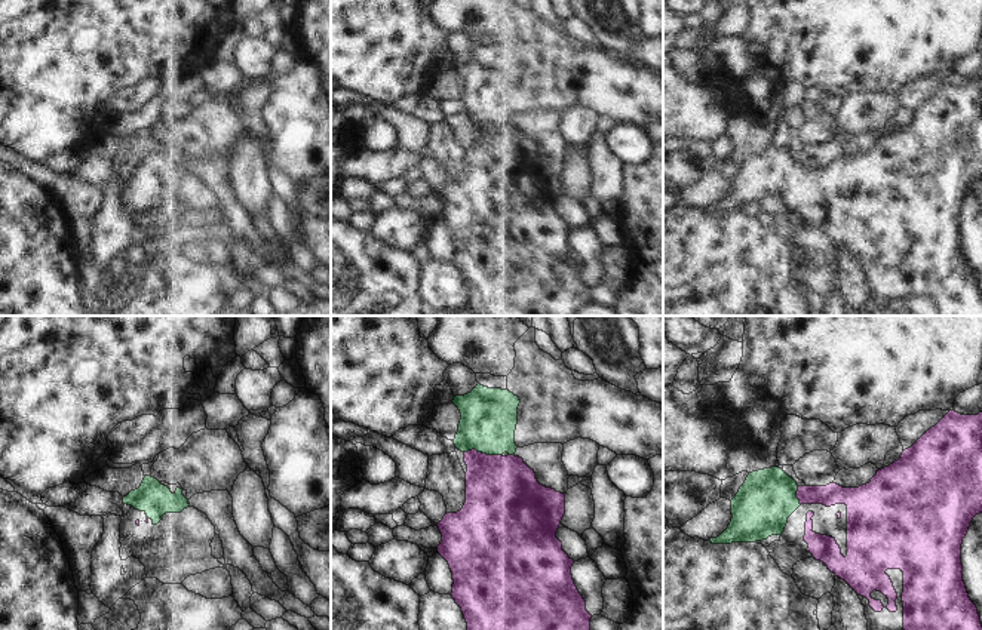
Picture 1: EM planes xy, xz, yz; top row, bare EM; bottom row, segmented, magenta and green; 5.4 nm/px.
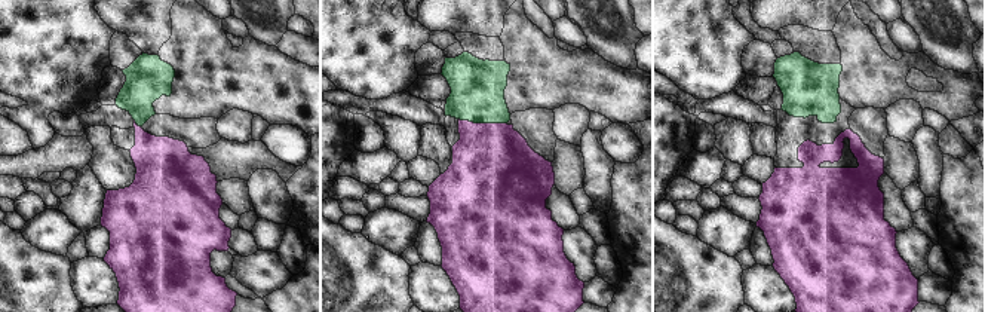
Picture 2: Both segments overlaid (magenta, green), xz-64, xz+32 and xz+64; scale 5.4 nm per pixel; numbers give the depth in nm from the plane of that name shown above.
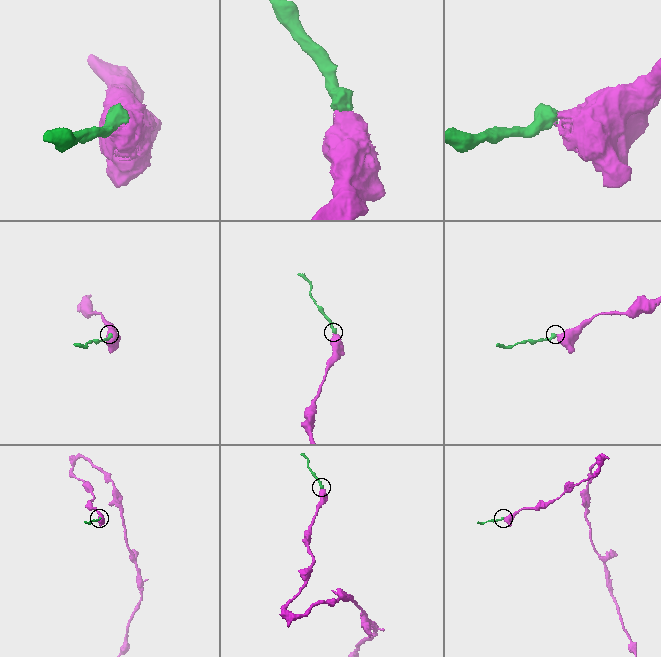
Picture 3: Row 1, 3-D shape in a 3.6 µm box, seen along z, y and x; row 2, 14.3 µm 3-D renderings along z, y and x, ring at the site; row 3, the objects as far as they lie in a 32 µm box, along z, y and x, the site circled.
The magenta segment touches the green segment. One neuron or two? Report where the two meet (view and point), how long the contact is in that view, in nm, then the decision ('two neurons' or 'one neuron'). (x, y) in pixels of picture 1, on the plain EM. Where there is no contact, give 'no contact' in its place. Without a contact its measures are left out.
xz (484, 122) | 200 nm | one neuron

